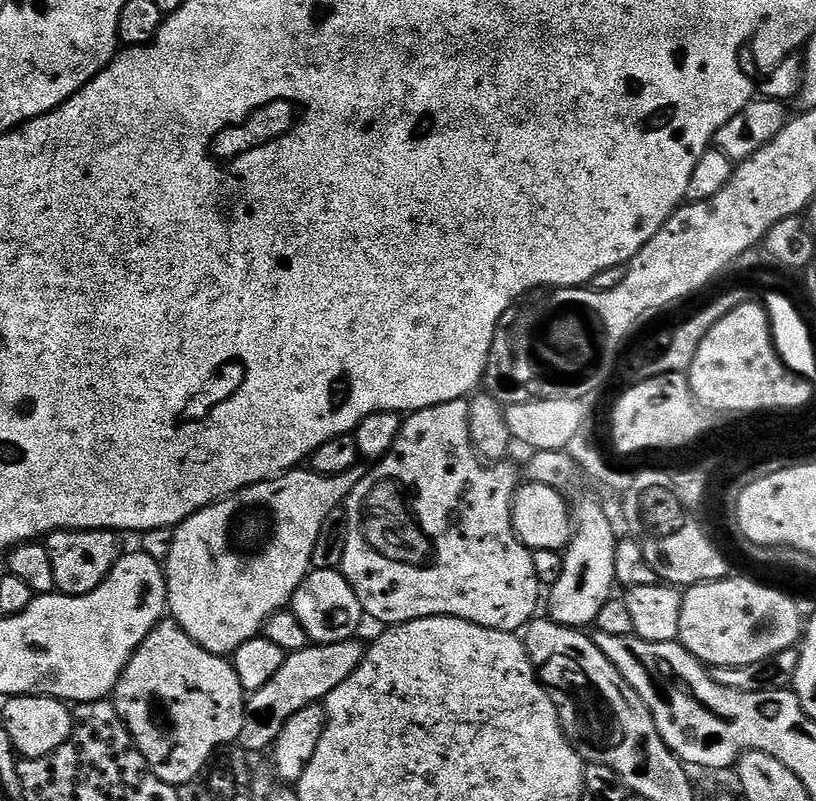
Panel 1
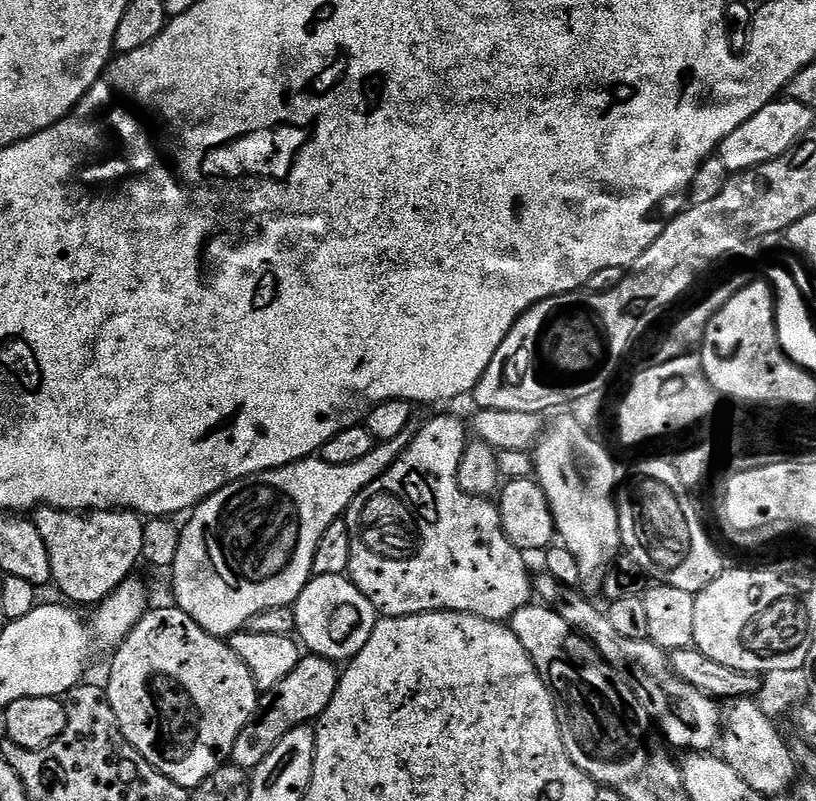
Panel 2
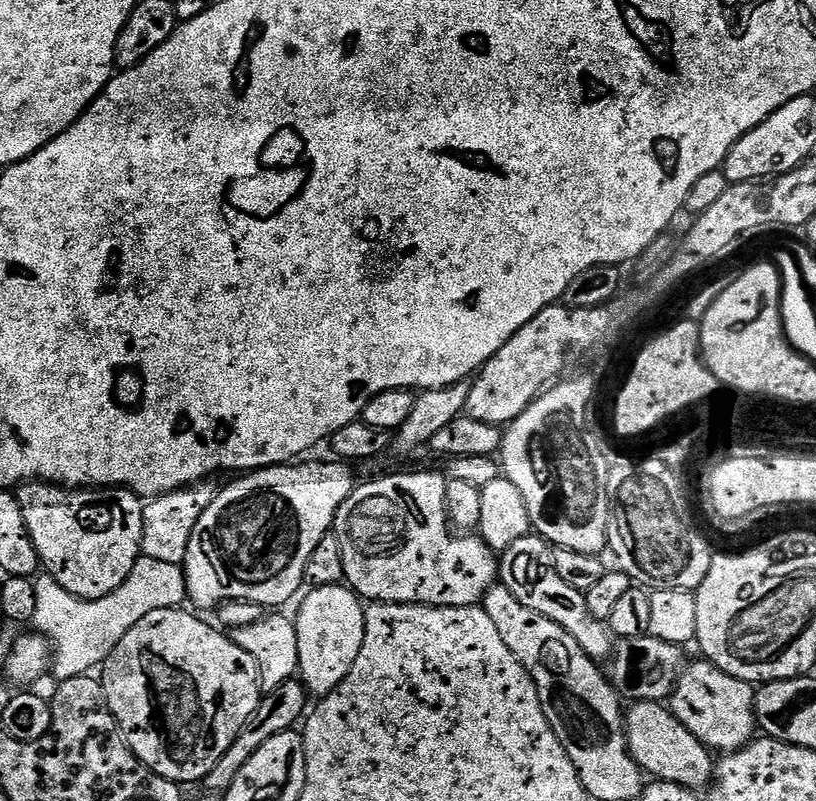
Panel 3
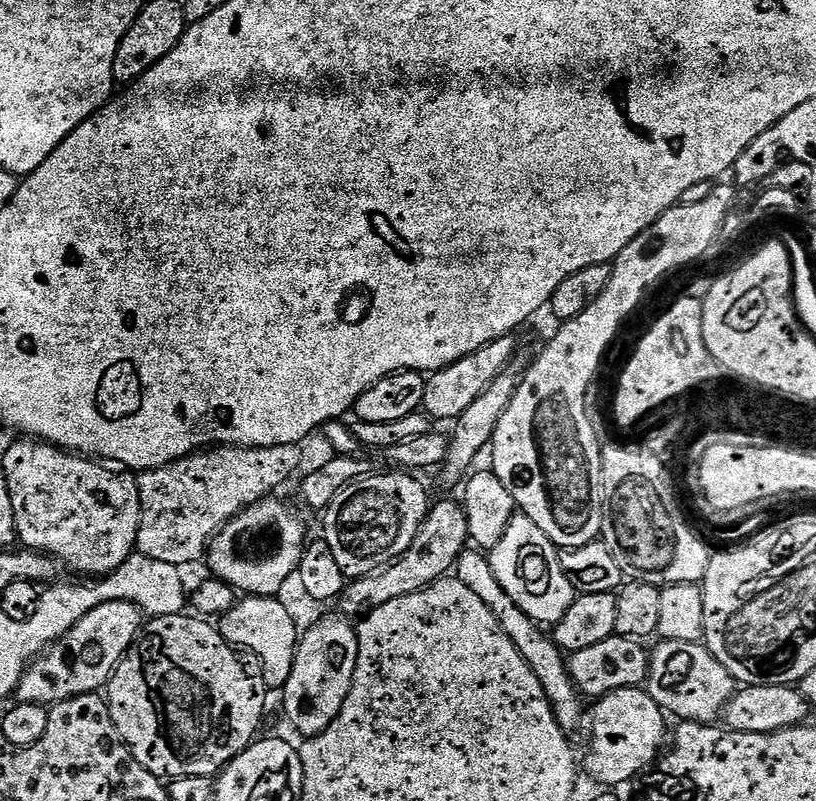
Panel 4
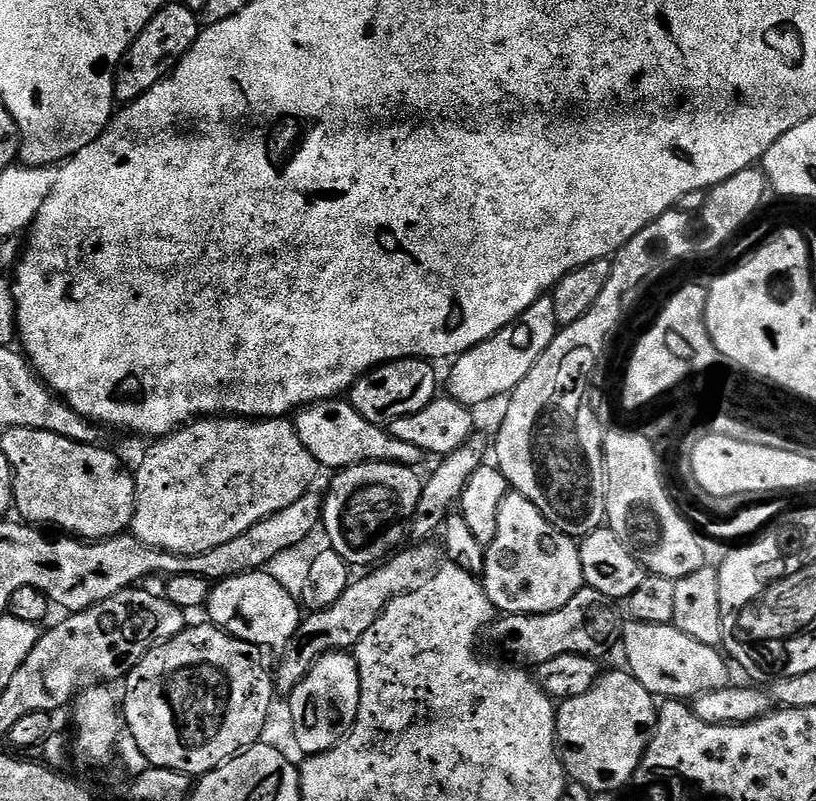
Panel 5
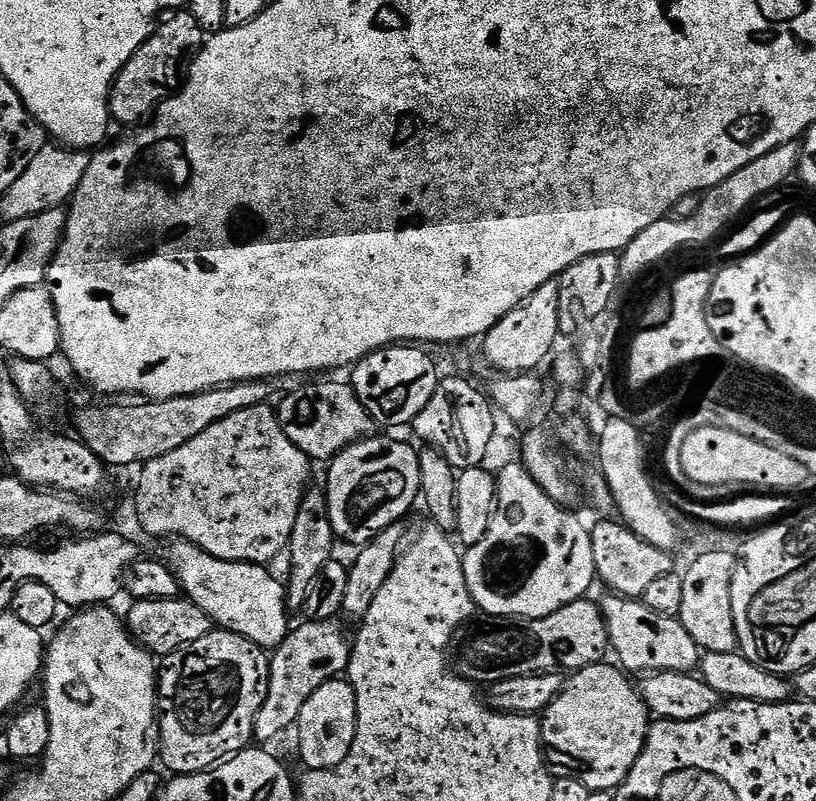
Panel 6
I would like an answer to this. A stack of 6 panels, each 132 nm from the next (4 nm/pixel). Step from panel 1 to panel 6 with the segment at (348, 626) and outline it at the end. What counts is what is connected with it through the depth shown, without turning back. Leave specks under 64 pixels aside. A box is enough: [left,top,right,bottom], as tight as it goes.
[294,678,356,770]

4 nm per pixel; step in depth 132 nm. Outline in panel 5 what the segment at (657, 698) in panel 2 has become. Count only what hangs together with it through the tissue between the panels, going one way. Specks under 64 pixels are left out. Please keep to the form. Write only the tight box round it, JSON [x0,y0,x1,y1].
[482,491,585,614]

